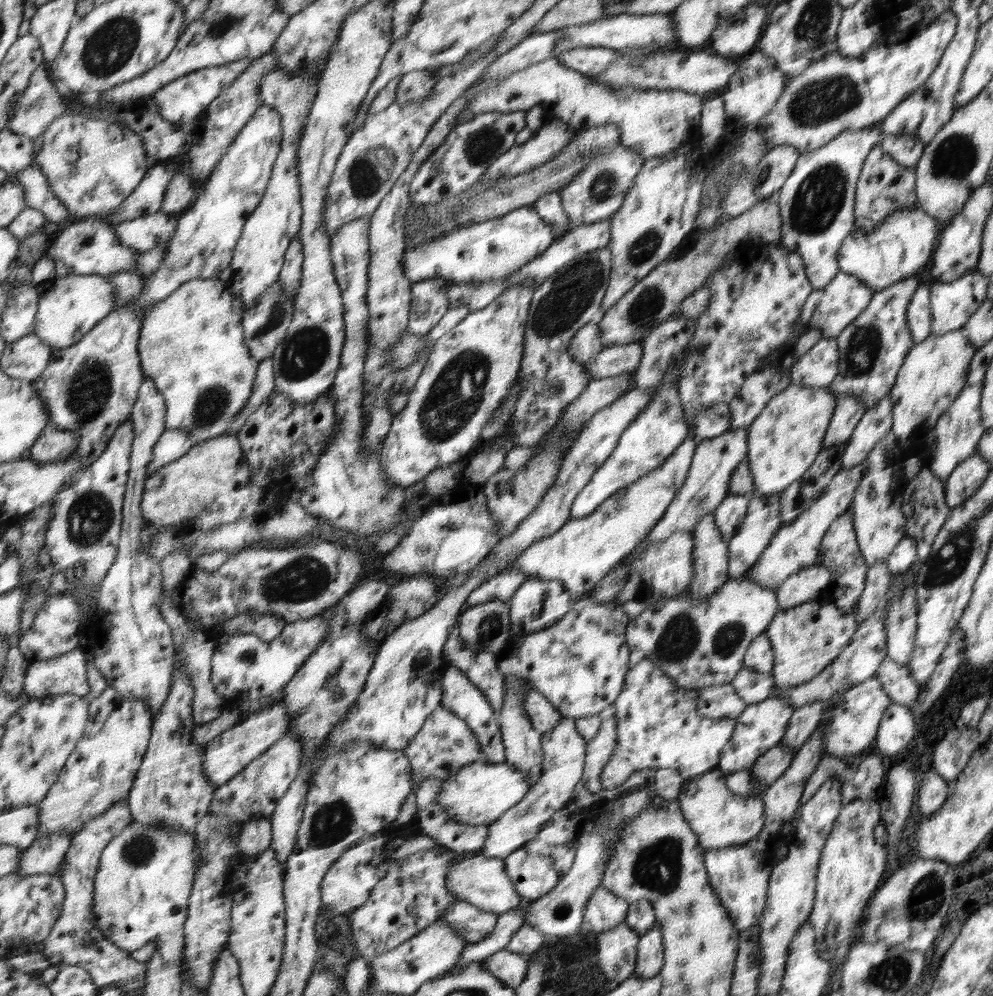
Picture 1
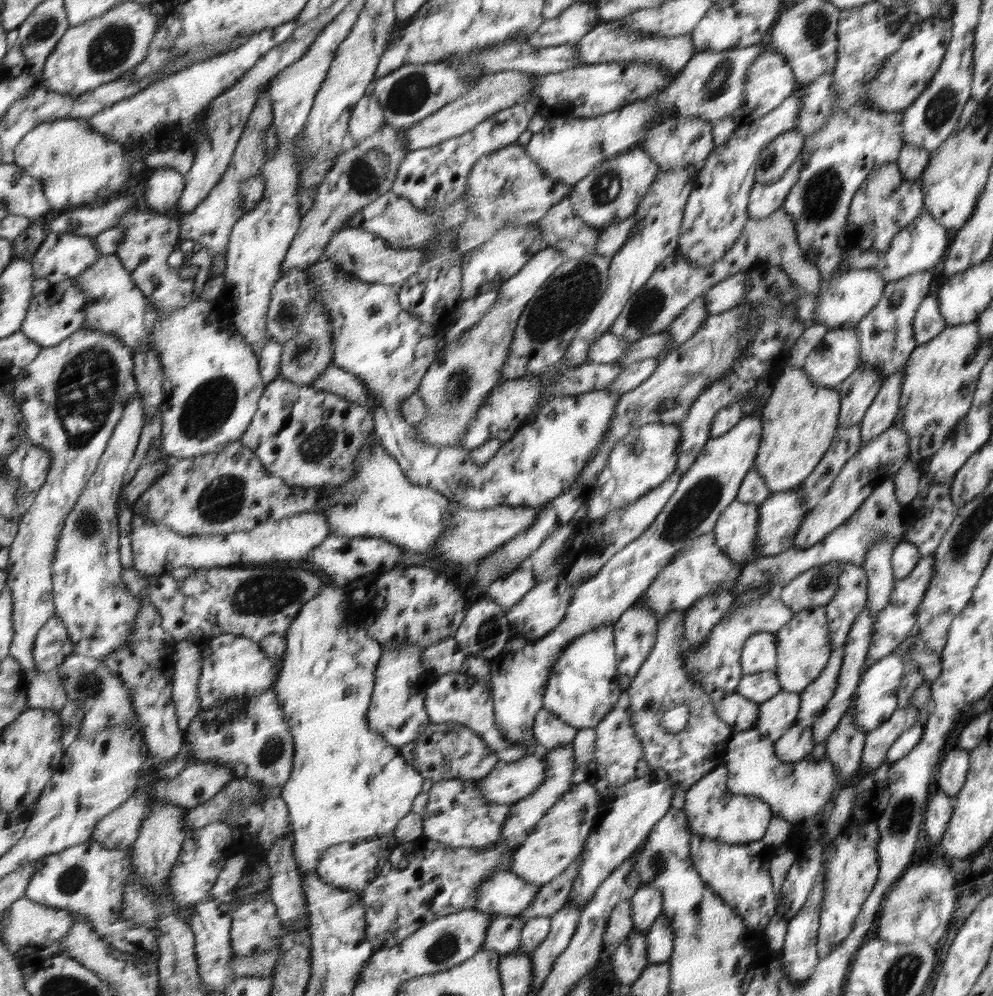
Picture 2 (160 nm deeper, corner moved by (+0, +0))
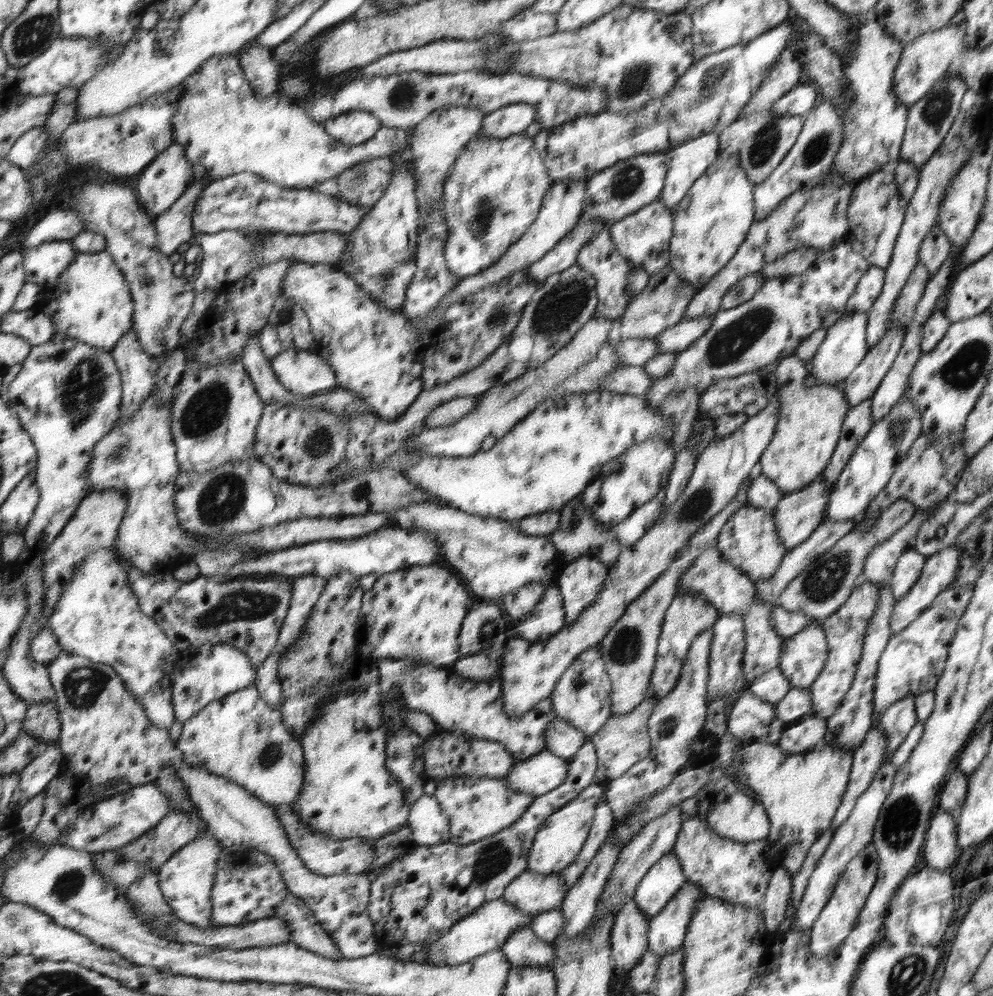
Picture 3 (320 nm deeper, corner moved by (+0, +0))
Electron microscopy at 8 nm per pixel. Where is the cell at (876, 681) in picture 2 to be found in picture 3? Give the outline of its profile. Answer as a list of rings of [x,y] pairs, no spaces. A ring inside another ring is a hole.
[[[973,585],[943,590],[934,604],[906,629],[892,635],[879,658],[873,692],[873,714],[879,720],[888,707],[907,696],[918,696],[937,688],[938,680],[946,671],[951,642],[959,626],[960,617],[971,602]]]

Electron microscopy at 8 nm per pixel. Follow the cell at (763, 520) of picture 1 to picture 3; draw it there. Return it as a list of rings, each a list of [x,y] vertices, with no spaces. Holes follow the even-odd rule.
[[[820,479],[805,489],[785,492],[773,517],[781,543],[789,550],[802,544],[823,522],[831,490]]]

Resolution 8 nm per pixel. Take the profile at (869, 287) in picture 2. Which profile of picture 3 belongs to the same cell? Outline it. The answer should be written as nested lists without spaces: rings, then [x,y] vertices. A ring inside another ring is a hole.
[[[870,265],[859,281],[858,288],[847,301],[844,315],[866,312],[880,296],[885,283],[885,268]]]

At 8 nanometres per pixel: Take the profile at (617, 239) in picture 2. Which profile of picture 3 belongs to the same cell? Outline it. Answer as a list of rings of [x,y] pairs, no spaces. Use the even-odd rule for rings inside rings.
[[[656,200],[638,212],[625,217],[623,221],[612,224],[612,238],[619,253],[624,255],[628,262],[643,266],[647,273],[654,277],[669,264],[669,242],[673,236],[672,230],[671,211],[661,200]]]

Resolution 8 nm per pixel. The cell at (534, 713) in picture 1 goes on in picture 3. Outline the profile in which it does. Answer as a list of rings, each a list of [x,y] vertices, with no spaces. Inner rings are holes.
[[[555,718],[548,725],[545,737],[546,748],[552,751],[552,754],[560,755],[567,760],[570,760],[589,738],[581,730],[560,718]]]

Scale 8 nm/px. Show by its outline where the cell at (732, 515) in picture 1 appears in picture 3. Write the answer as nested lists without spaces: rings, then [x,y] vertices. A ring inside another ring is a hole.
[[[746,504],[740,507],[722,527],[717,546],[723,558],[735,564],[756,582],[775,574],[787,554],[787,548],[781,543],[777,533],[773,511]]]

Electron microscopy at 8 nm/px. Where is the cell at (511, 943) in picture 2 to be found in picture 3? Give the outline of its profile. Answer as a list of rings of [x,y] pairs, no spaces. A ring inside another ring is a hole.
[[[530,927],[512,933],[500,951],[514,967],[548,966],[555,956],[555,947],[536,938]]]

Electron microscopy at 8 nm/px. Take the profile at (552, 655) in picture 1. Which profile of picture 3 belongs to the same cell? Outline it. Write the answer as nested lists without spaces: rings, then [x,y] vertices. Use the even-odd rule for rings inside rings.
[[[601,644],[591,646],[586,652],[580,653],[578,660],[572,661],[570,668],[563,674],[562,680],[550,696],[552,710],[557,718],[569,722],[587,736],[596,734],[606,724],[612,716],[611,708],[614,705],[612,682],[604,670],[600,647]]]

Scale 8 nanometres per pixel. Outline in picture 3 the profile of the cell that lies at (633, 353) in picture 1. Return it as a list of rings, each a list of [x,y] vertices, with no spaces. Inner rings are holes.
[[[713,316],[698,317],[693,319],[683,319],[678,325],[671,326],[670,329],[663,330],[654,340],[658,343],[660,353],[680,352],[694,344],[710,328]]]

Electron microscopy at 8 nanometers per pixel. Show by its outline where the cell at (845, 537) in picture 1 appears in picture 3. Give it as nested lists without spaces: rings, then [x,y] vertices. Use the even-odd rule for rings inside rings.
[[[861,580],[857,586],[852,588],[850,596],[831,617],[822,619],[822,627],[827,635],[827,646],[830,648],[830,655],[827,657],[827,664],[823,672],[809,686],[812,695],[812,710],[818,718],[831,717],[836,709],[840,708],[846,700],[854,684],[855,673],[858,672],[859,660],[862,657],[863,644],[866,640],[868,625],[871,624],[872,615],[878,608],[880,600],[879,586],[872,582]]]

